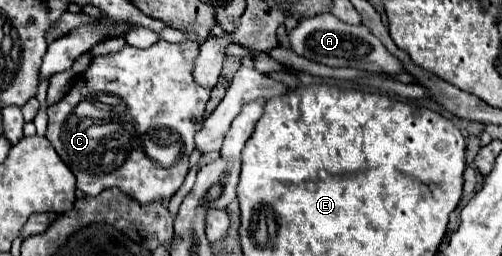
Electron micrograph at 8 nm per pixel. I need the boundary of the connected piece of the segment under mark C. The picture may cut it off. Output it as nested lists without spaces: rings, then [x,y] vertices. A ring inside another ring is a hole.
[[[157,41],[149,49],[137,49],[137,47],[125,45],[119,53],[99,55],[93,59],[93,65],[85,73],[77,75],[71,91],[59,103],[47,109],[47,115],[49,115],[47,139],[55,147],[57,155],[65,161],[65,165],[73,171],[79,191],[83,191],[85,195],[99,195],[103,189],[117,187],[125,195],[137,199],[137,203],[149,203],[149,201],[171,197],[177,193],[177,189],[181,187],[189,171],[187,161],[195,147],[193,137],[203,127],[205,103],[209,99],[209,89],[197,85],[193,79],[193,63],[195,63],[197,51],[199,51],[199,43],[195,41],[181,41],[181,43]],[[95,93],[109,95],[109,111],[87,111],[87,113],[75,111],[81,101],[89,101]],[[149,129],[171,129],[183,137],[183,151],[177,163],[171,165],[169,169],[157,167],[157,163],[145,155],[141,135],[133,135],[133,133],[147,133]]]

